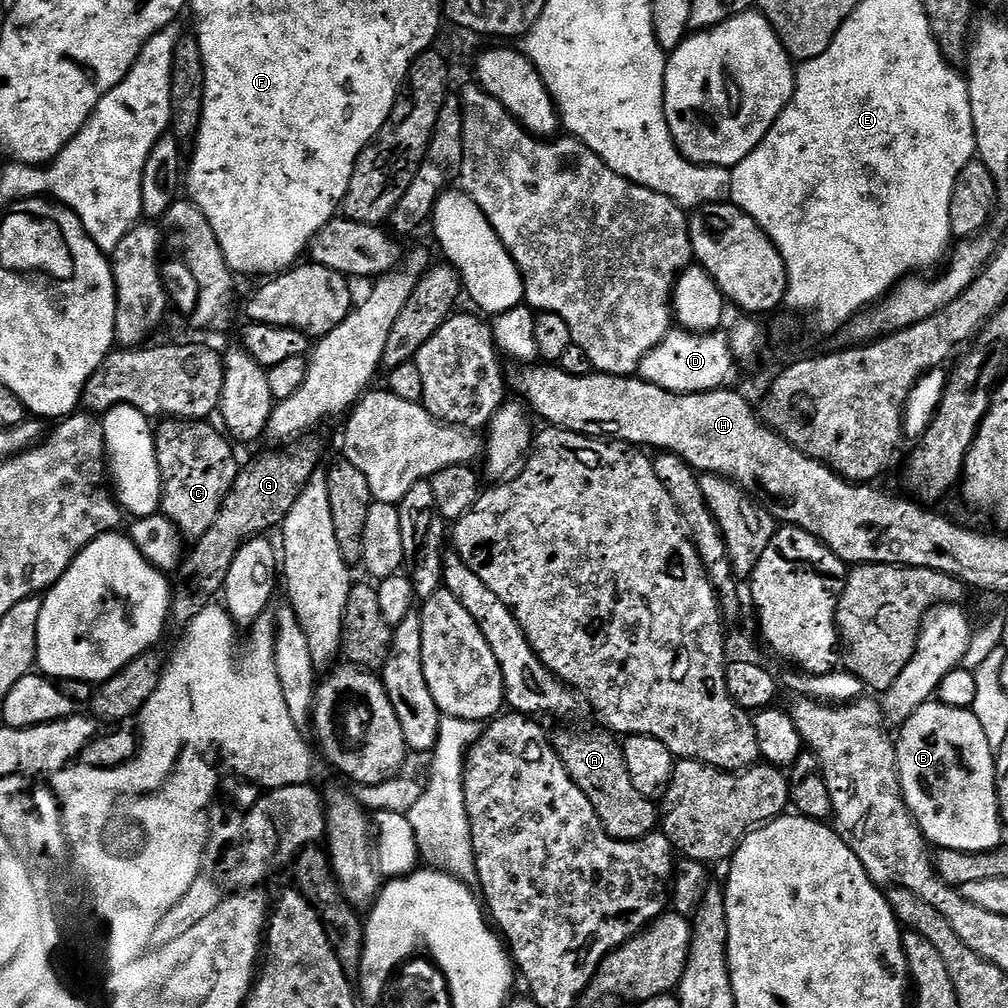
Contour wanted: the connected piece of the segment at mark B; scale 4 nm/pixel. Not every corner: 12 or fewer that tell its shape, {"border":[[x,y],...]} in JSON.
{"border":[[942,678],[895,741],[900,792],[936,848],[1001,847],[996,758]]}

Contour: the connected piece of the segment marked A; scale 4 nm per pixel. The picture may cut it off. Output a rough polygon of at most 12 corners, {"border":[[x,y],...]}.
{"border":[[611,731],[558,733],[556,754],[606,834],[639,842],[657,805]]}

